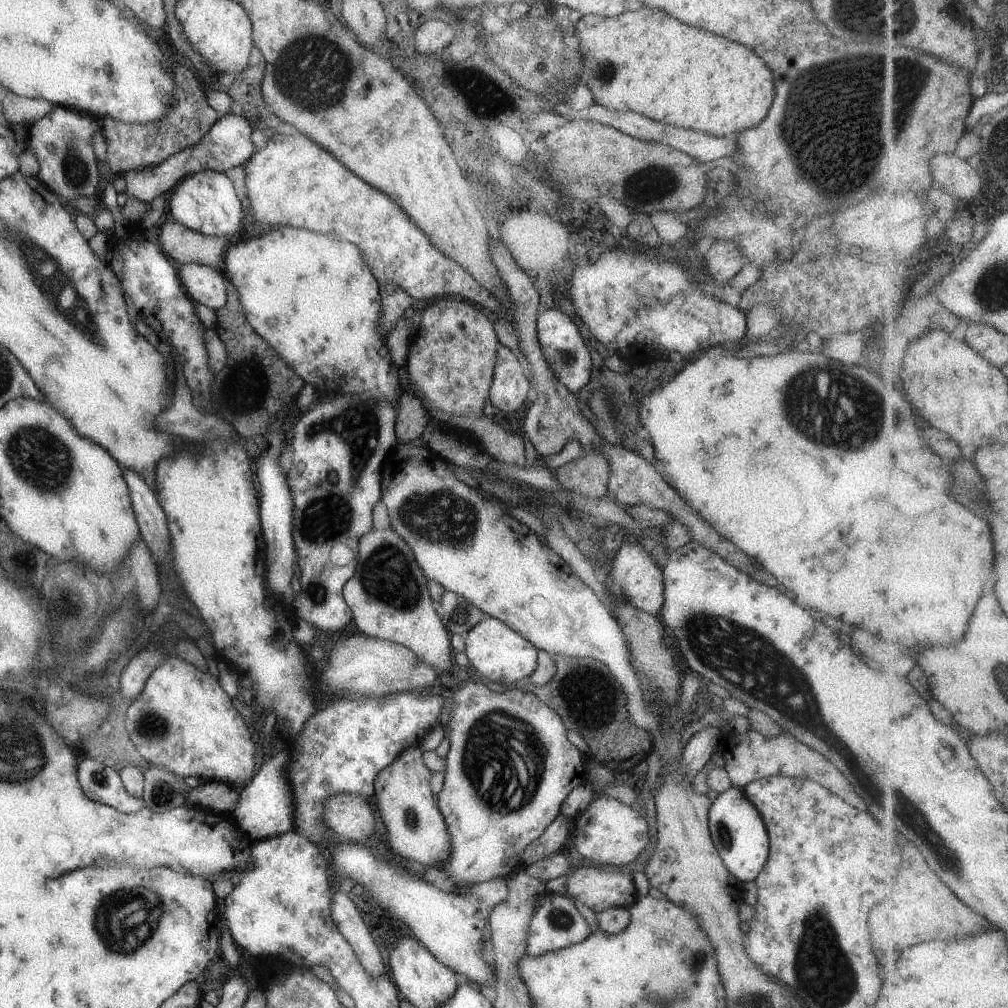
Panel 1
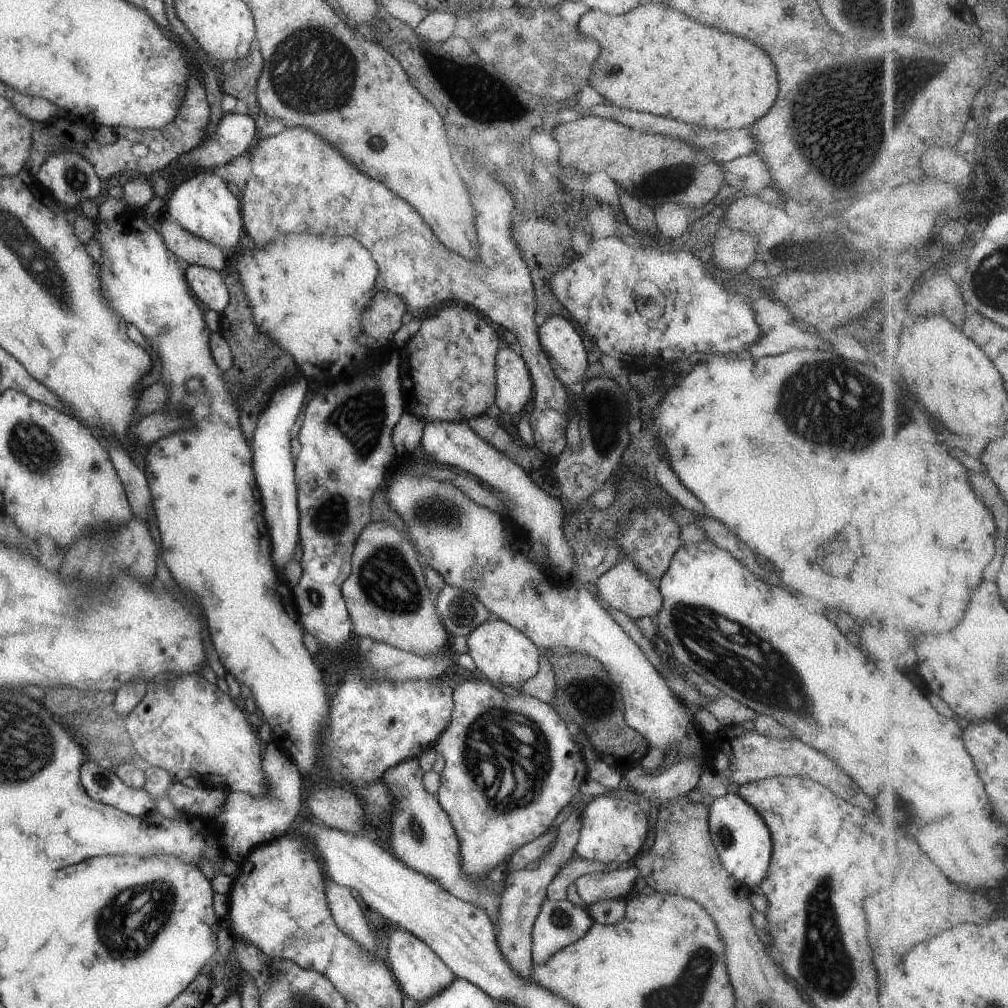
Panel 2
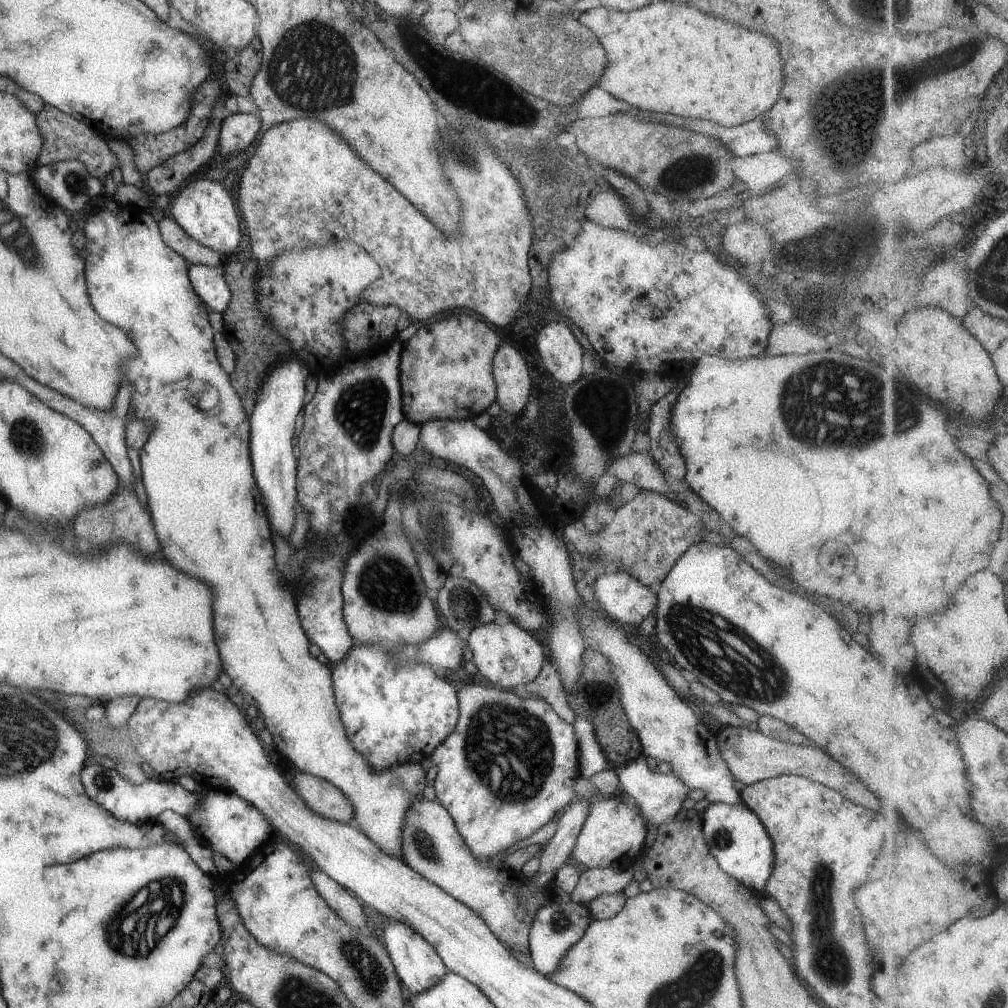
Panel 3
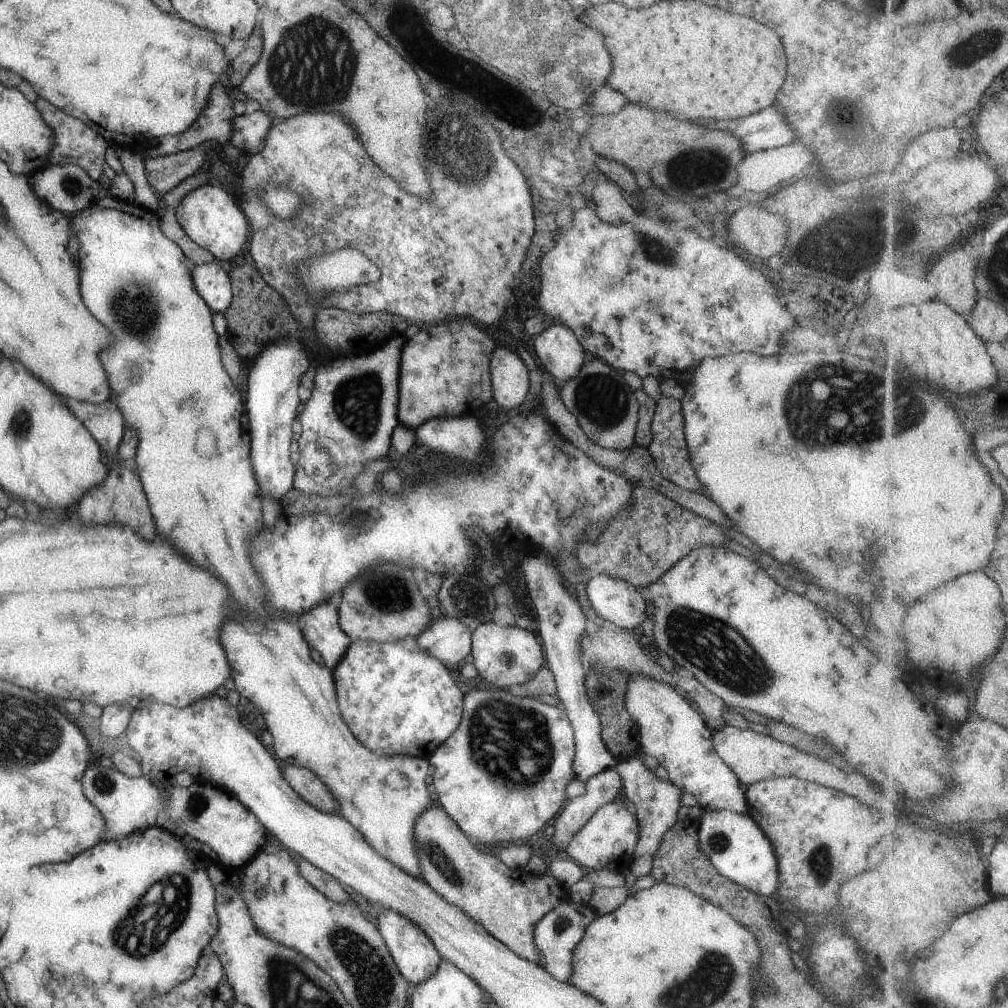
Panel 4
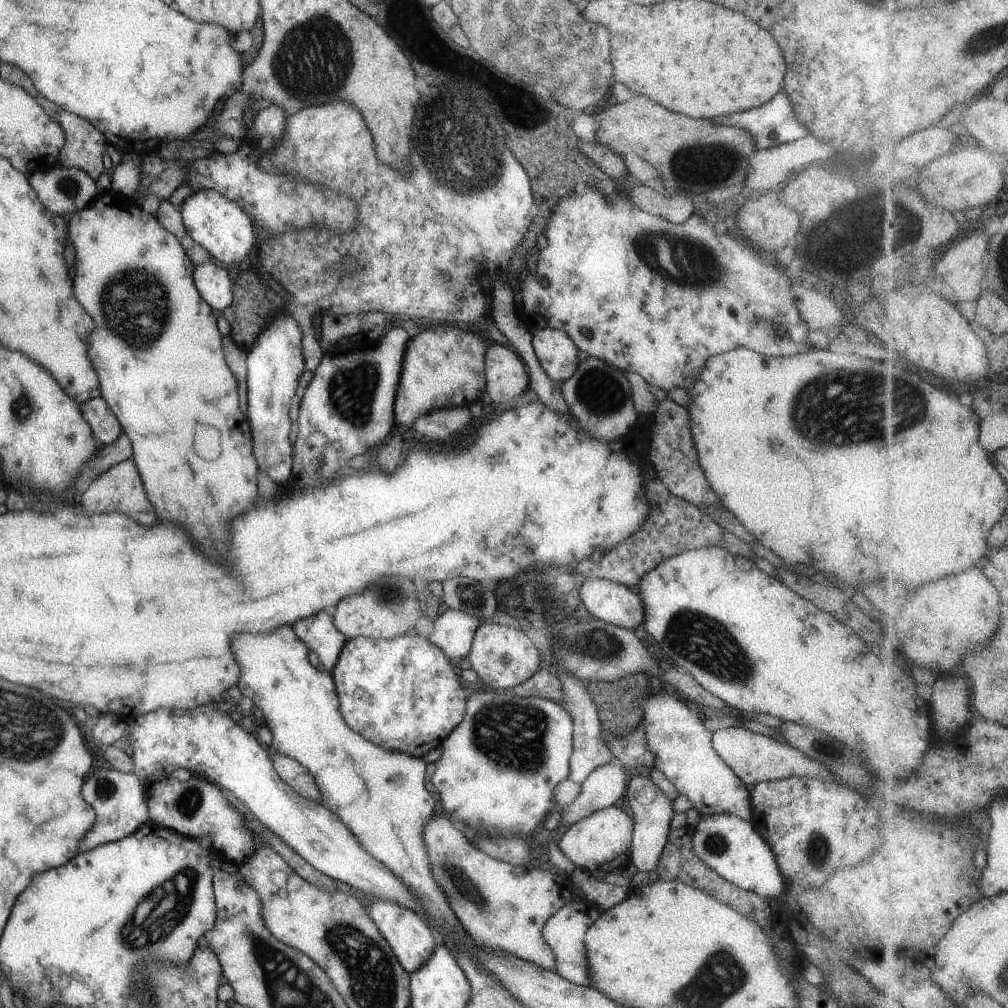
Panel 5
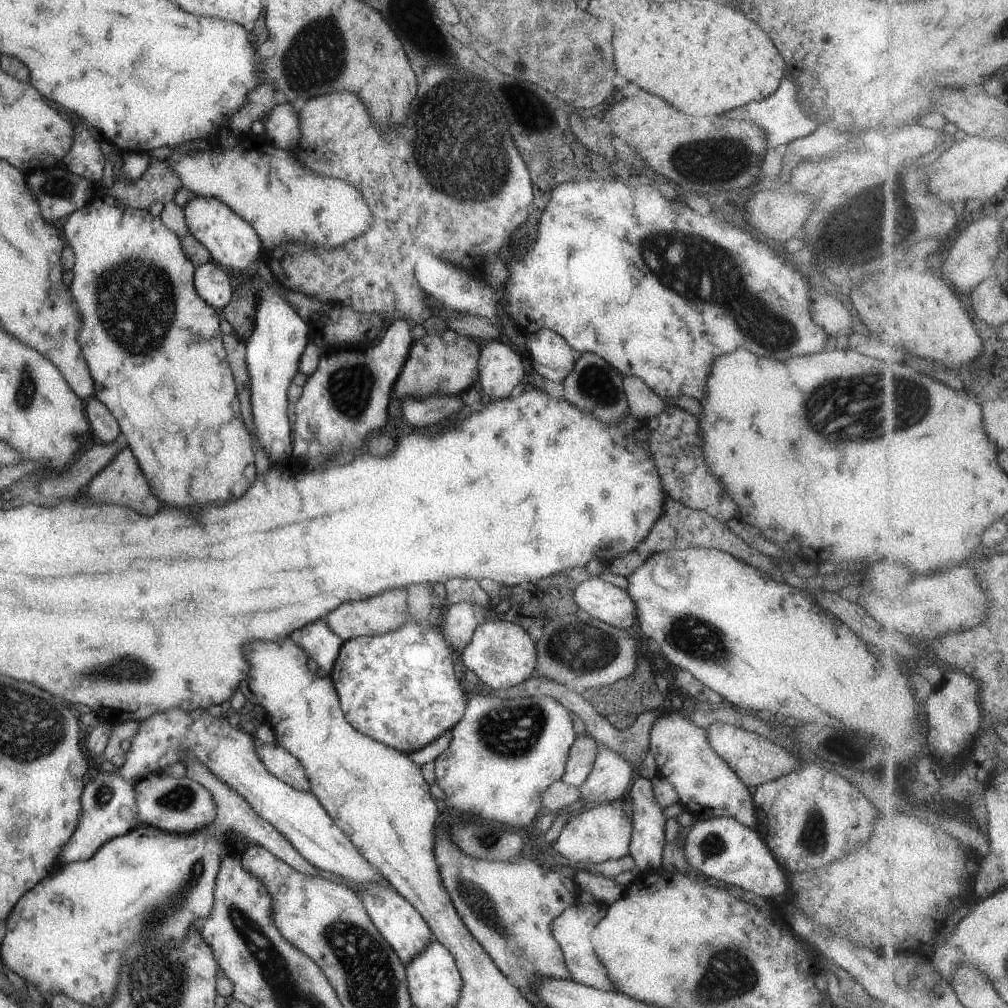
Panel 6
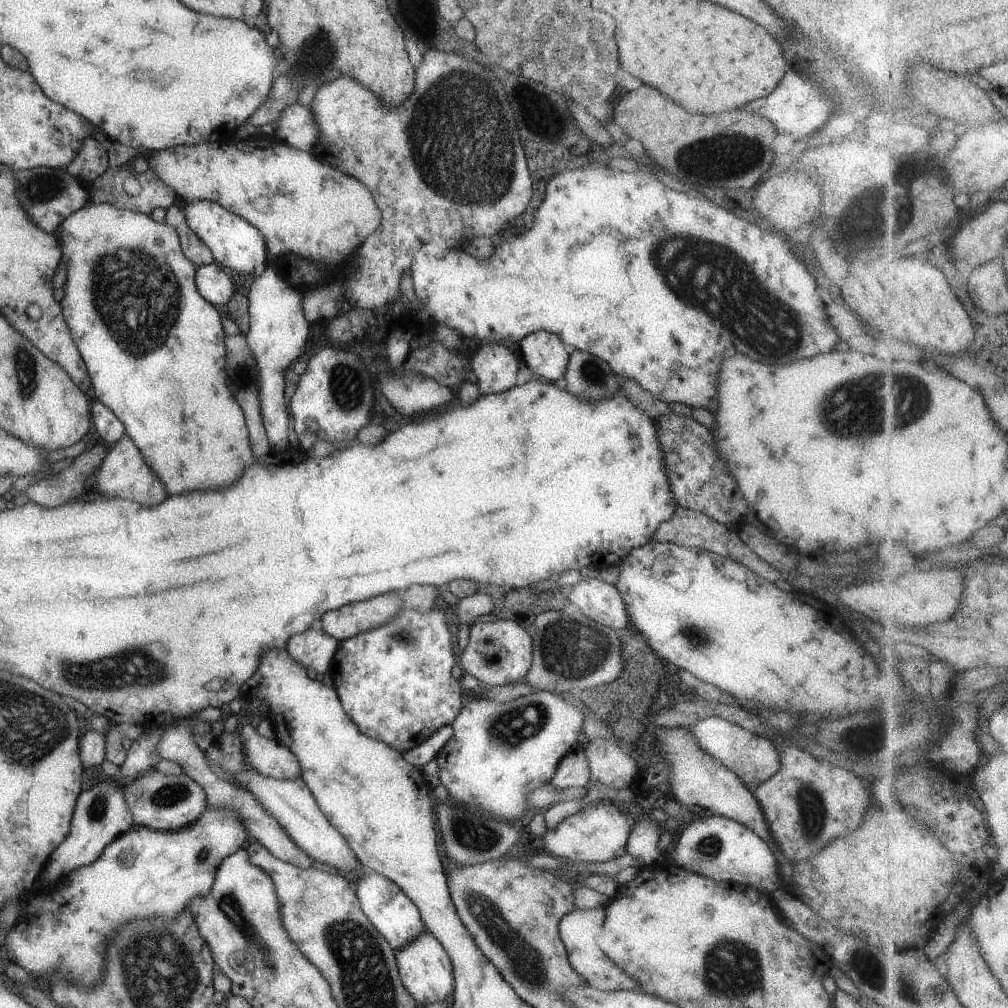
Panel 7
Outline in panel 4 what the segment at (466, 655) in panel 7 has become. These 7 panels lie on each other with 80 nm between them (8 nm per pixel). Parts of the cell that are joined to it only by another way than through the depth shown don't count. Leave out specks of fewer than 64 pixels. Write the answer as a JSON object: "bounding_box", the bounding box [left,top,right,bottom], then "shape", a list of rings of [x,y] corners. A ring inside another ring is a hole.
{"bounding_box":[470,623,544,689],"shape":[[[482,623],[471,632],[470,654],[477,674],[497,689],[521,685],[530,680],[544,664],[542,646],[531,632],[521,628]]]}

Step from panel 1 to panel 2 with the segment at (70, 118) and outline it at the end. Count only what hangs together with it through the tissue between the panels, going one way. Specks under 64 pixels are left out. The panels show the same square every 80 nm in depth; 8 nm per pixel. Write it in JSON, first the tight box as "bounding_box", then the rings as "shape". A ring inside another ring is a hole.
{"bounding_box":[31,149,101,206],"shape":[[[69,149],[47,155],[31,177],[47,189],[59,205],[74,206],[82,200],[95,198],[101,190],[100,178],[91,163]]]}

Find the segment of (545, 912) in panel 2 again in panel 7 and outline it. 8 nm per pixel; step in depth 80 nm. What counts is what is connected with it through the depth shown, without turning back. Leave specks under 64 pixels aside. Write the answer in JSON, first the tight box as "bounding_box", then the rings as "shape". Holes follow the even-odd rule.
{"bounding_box":[557,908,637,992],"shape":[[[591,908],[591,910],[571,910],[567,912],[559,924],[557,924],[557,932],[559,939],[563,942],[567,953],[567,960],[571,968],[585,980],[585,983],[591,988],[602,990],[605,992],[619,991],[637,991],[636,982],[629,978],[627,974],[623,974],[623,970],[619,966],[615,966],[613,960],[609,960],[595,943],[595,936],[601,934],[601,928],[605,920],[605,909]]]}

